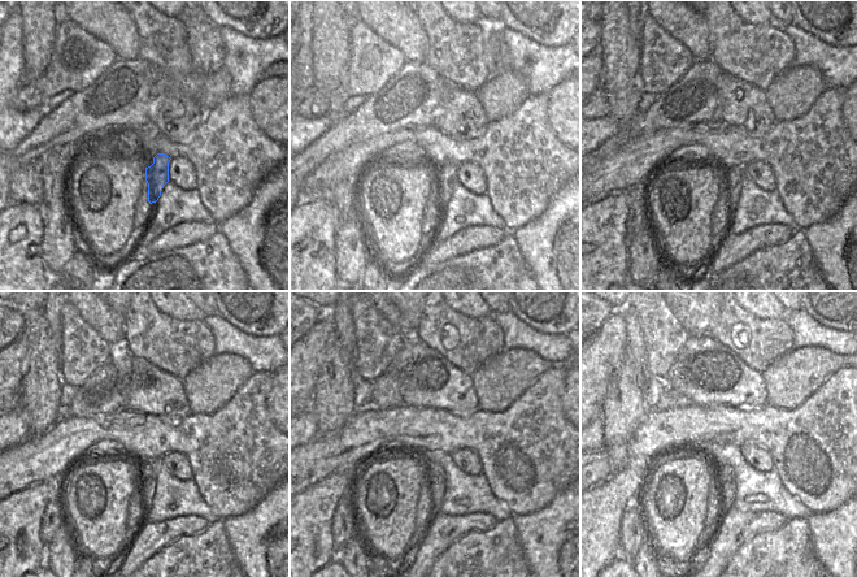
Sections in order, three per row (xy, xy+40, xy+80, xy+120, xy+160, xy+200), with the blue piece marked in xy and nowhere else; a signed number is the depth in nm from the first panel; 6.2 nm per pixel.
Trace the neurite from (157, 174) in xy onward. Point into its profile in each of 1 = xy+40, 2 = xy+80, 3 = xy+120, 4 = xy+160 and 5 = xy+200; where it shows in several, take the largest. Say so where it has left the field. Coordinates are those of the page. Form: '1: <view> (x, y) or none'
1: xy+40 (444, 177)
2: xy+80 (731, 179)
3: xy+120 (146, 477)
4: xy+160 (435, 478)
5: xy+200 (723, 476)

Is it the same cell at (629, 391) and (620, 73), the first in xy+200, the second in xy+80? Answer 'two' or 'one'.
one

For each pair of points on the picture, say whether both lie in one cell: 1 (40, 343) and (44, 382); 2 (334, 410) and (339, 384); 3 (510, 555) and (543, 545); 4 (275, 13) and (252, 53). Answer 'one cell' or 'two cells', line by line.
1: one cell
2: one cell
3: two cells
4: two cells

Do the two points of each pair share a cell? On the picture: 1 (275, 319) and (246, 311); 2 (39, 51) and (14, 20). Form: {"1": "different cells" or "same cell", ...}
{"1": "same cell", "2": "different cells"}

